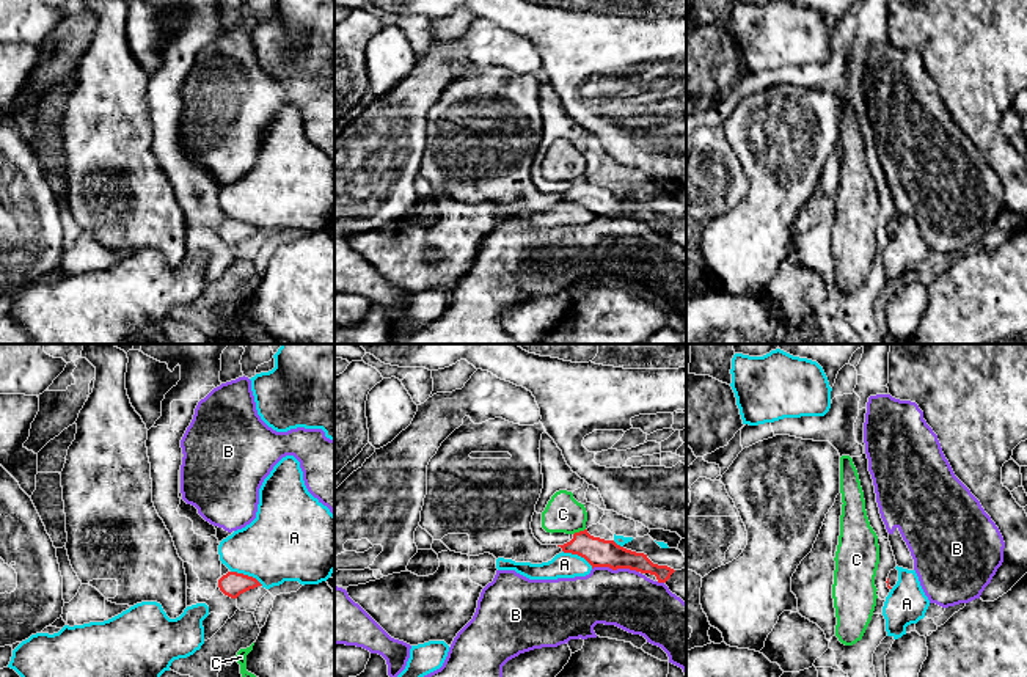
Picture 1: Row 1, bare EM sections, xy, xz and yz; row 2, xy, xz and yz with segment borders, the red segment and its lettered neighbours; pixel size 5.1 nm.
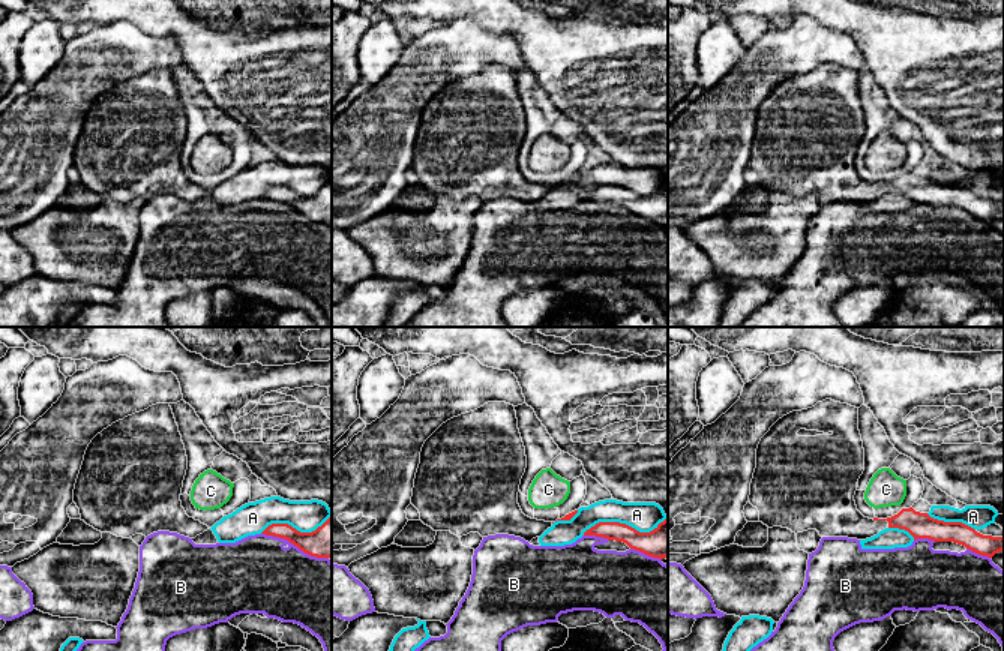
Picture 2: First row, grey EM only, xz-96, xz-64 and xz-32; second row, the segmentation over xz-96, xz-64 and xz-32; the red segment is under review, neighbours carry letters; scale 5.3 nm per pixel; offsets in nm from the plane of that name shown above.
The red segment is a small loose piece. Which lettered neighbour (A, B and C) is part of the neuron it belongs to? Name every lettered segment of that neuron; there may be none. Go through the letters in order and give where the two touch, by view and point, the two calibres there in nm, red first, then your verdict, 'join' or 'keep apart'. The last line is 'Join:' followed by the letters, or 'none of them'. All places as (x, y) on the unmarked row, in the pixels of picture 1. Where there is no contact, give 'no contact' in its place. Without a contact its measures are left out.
A: xy (247, 223) | 120/380 nm | keep apart
B: xz (616, 217) | 150/300 nm | keep apart
C: xz (580, 179) | 150/190 nm | keep apart
Join: none of them

